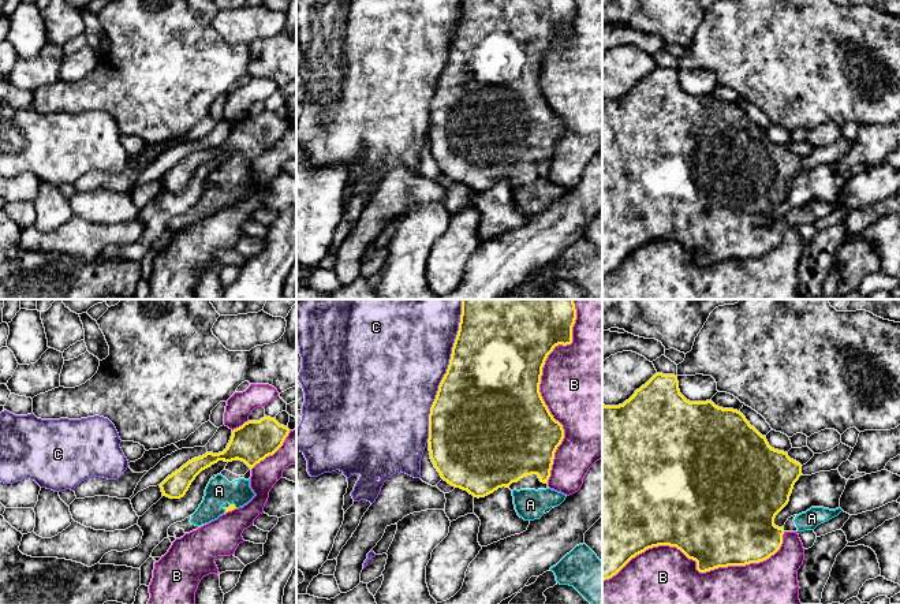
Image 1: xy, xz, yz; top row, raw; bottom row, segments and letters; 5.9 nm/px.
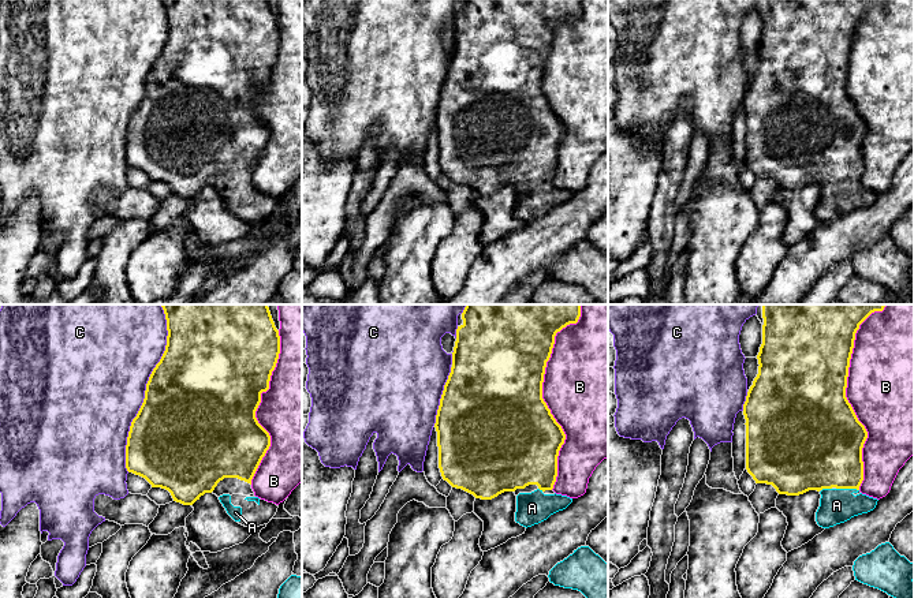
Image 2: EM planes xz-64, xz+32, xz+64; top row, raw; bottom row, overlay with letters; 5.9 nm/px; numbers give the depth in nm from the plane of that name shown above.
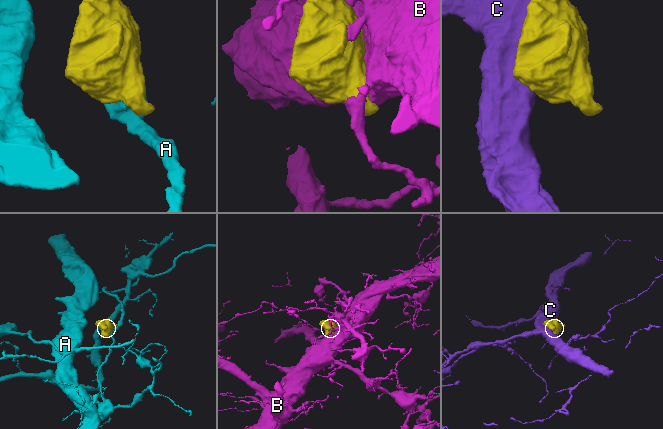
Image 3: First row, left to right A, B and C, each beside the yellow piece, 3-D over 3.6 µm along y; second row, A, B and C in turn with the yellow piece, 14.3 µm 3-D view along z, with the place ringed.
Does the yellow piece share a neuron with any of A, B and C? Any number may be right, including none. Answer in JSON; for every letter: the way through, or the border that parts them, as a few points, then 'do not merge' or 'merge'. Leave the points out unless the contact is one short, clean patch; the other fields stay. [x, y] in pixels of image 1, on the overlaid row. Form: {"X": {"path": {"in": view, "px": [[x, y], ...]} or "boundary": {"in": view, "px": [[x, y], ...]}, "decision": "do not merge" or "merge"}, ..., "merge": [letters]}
{"A": {"path": {"in": "xy", "px": [[231, 507], [234, 504], [219, 491]]}, "decision": "merge"}, "B": {"decision": "do not merge"}, "C": {"decision": "do not merge"}, "merge": ["A"]}

